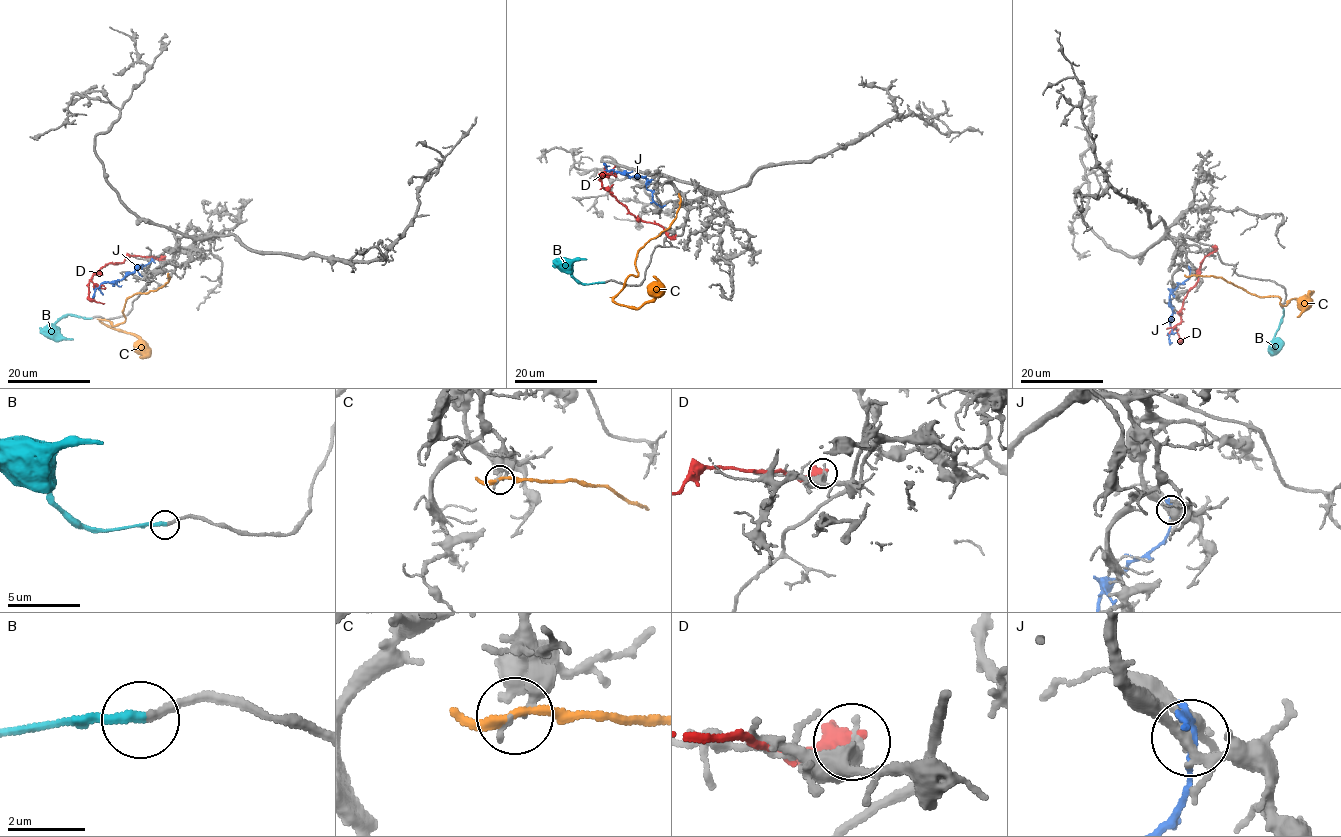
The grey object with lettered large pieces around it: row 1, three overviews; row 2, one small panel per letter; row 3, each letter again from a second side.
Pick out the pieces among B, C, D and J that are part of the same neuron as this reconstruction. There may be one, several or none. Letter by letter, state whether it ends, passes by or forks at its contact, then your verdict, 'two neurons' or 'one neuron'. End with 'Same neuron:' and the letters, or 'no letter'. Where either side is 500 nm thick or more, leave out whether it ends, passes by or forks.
B: it ends | one neuron
C: it passes by | two neurons
D: two neurons
J: it passes by | two neurons
Same neuron: B

